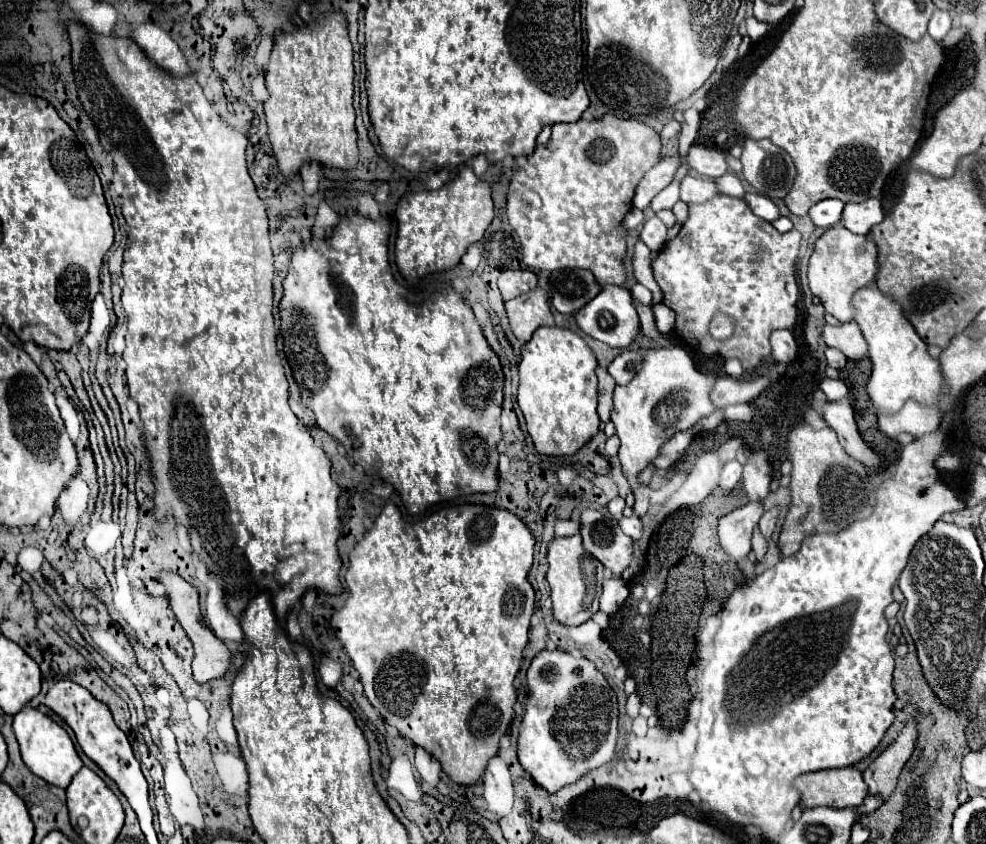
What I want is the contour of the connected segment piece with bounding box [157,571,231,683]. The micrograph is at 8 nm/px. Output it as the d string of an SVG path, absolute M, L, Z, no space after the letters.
M159 571L157 581L165 587L169 605L171 605L177 621L183 625L185 633L187 633L189 639L193 641L193 647L195 647L195 659L193 659L193 675L195 675L195 681L197 681L197 683L207 683L207 681L211 681L211 679L223 677L223 675L227 673L231 653L229 653L229 649L211 633L211 629L207 627L205 619L201 617L201 613L199 613L199 595L197 595L195 587L191 587L183 577L179 577L179 575L173 573L173 571Z

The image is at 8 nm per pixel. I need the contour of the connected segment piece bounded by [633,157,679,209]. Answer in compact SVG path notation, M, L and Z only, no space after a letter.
M679 157L661 159L655 167L651 167L637 185L637 191L633 197L633 207L637 207L637 209L649 207L651 199L673 181L677 167L679 167Z

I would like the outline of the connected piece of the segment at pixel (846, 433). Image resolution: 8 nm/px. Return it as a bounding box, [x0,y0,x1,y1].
[823,401,881,469]

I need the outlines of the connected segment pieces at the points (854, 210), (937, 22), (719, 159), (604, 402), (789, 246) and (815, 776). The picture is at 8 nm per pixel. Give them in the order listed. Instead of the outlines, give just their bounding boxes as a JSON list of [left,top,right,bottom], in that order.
[[841,199,883,235],[929,11,951,41],[687,145,727,179],[597,367,615,423],[653,193,799,369],[795,767,869,807]]

